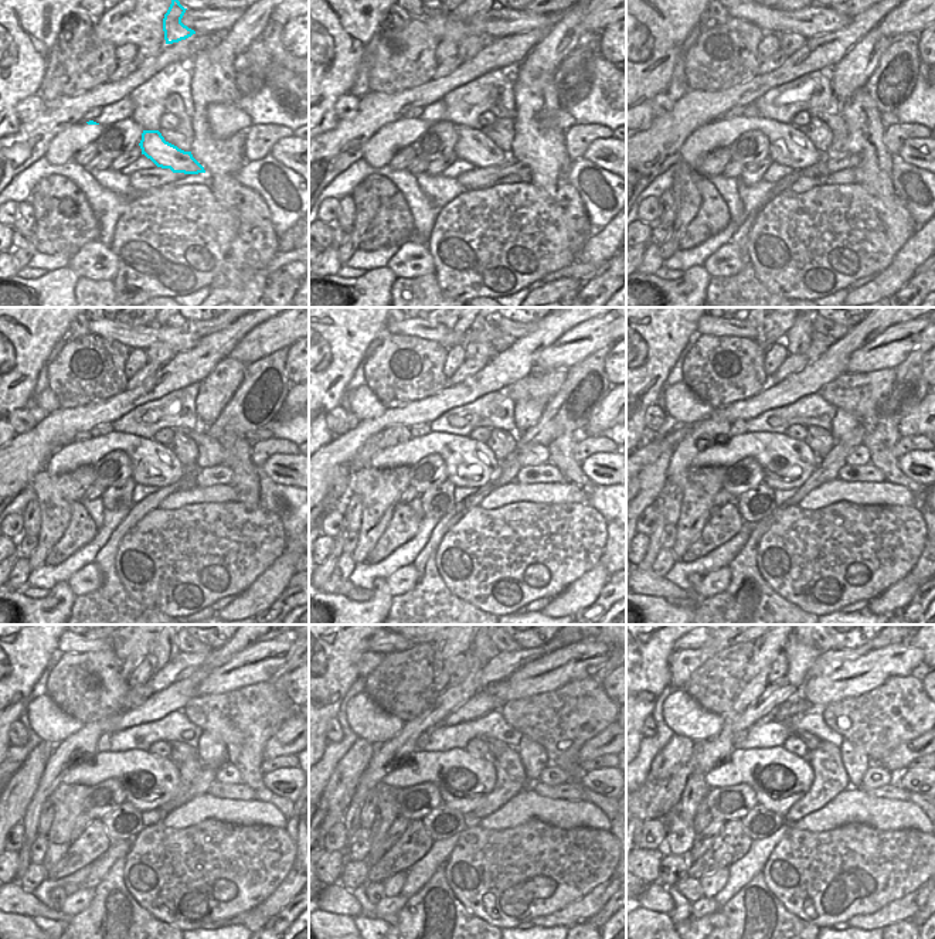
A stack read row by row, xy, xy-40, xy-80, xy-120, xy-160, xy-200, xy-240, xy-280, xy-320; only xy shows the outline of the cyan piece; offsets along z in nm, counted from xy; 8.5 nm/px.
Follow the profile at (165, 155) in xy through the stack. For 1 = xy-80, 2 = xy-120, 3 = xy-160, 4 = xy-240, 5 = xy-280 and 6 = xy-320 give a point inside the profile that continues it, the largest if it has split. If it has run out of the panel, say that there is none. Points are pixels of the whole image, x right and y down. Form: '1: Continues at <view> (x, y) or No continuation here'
1: Continues at xy-80 (788, 145)
2: Continues at xy-120 (153, 463)
3: Continues at xy-160 (471, 463)
4: Continues at xy-240 (149, 781)
5: Continues at xy-280 (463, 781)
6: Continues at xy-320 (779, 779)

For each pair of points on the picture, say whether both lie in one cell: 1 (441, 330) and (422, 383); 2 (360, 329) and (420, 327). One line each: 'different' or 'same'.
1: different
2: different

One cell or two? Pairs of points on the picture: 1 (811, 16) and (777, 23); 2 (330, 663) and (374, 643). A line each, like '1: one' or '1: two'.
1: one
2: two

